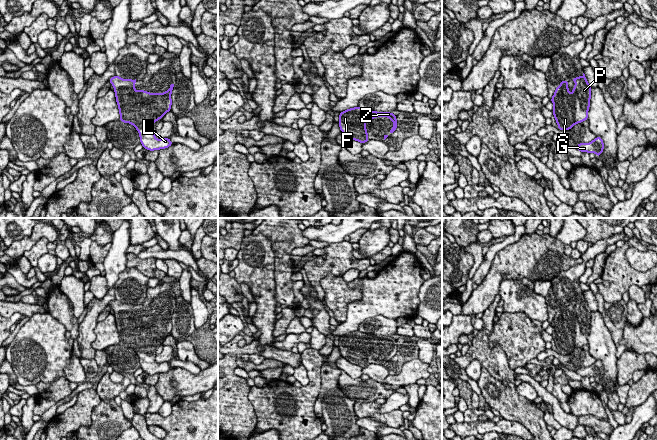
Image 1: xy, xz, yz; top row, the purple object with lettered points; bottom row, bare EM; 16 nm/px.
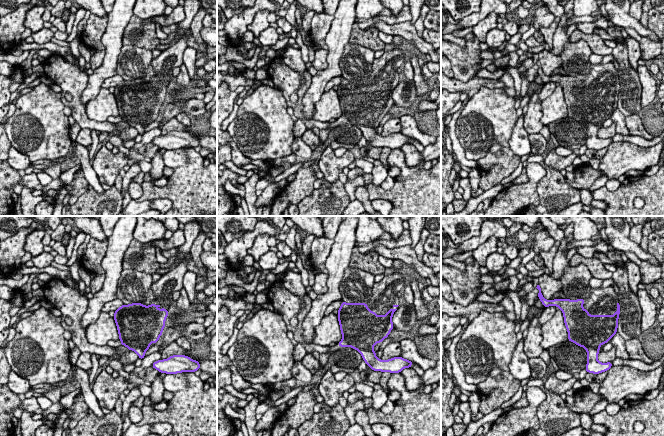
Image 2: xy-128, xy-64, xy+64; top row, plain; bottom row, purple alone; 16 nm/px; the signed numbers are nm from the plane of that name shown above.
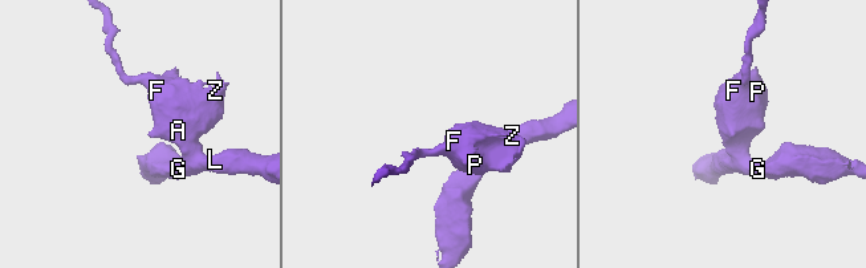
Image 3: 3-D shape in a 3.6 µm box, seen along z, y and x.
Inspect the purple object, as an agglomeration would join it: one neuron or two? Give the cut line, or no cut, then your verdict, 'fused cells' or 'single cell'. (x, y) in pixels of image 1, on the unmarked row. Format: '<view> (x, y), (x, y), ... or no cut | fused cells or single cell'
no cut | single cell

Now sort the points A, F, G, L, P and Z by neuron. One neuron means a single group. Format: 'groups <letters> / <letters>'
groups A F G L P Z

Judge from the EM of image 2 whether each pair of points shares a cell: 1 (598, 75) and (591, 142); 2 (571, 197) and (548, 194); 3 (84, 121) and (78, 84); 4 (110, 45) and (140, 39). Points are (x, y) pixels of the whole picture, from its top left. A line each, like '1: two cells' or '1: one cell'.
1: one cell
2: one cell
3: one cell
4: two cells

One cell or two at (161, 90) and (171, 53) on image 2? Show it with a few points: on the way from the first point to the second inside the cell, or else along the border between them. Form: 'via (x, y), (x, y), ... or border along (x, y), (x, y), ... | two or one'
via (161, 81), (168, 62) | one

